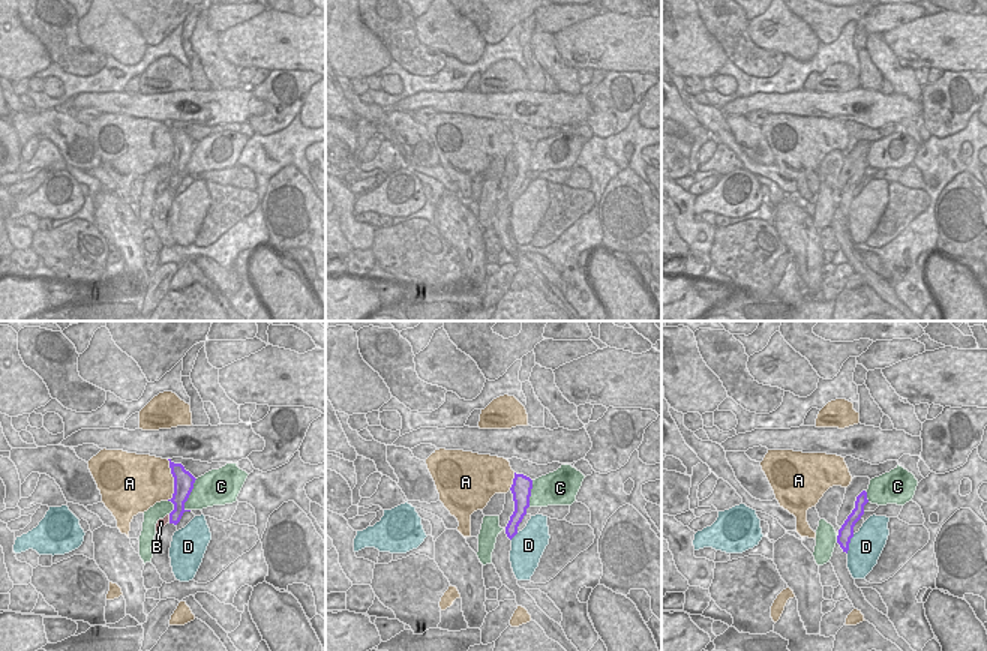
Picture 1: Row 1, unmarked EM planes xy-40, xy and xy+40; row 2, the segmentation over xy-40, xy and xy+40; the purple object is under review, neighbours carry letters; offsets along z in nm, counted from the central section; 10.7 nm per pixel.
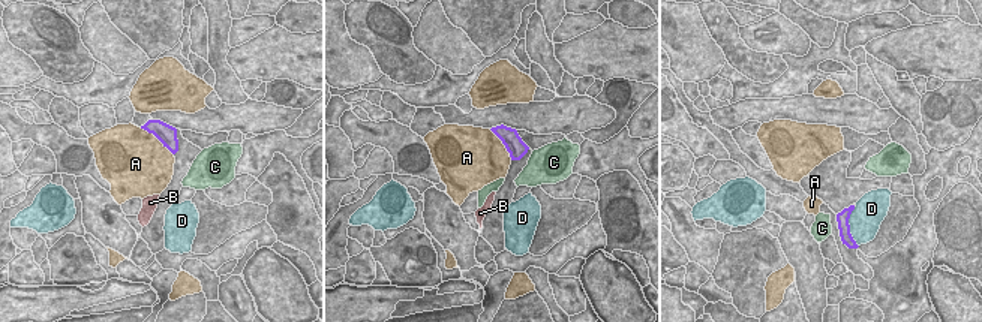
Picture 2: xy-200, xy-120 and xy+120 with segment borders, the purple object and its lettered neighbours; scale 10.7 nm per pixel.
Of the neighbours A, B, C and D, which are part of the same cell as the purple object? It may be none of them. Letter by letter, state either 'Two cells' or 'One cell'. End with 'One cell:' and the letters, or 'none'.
A: Two cells
B: Two cells
C: Two cells
D: Two cells
One cell: none

